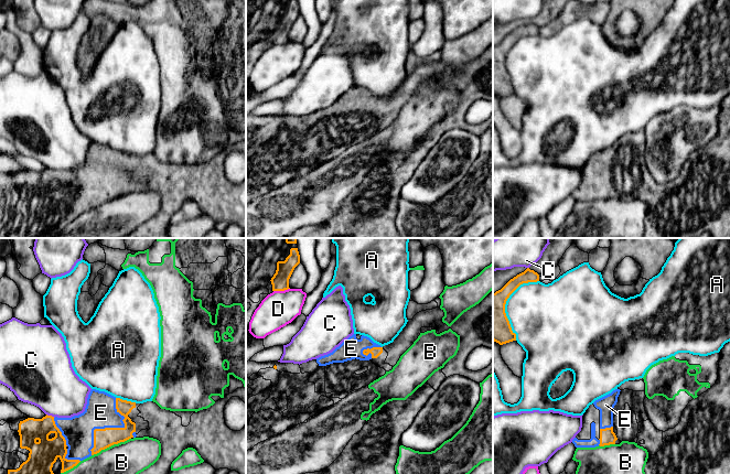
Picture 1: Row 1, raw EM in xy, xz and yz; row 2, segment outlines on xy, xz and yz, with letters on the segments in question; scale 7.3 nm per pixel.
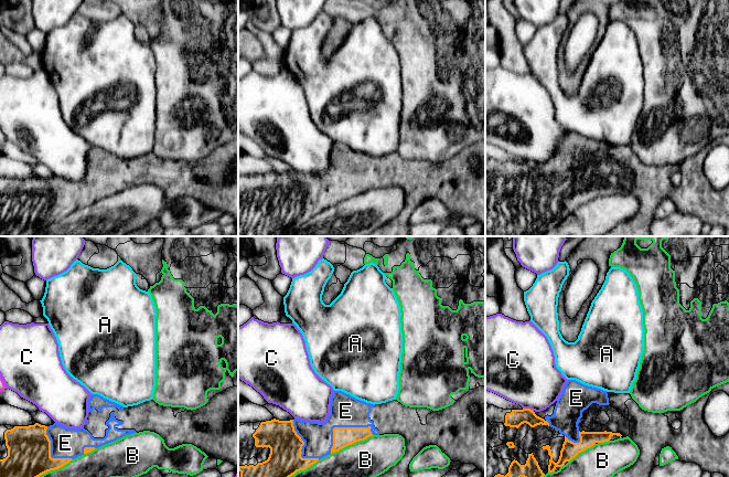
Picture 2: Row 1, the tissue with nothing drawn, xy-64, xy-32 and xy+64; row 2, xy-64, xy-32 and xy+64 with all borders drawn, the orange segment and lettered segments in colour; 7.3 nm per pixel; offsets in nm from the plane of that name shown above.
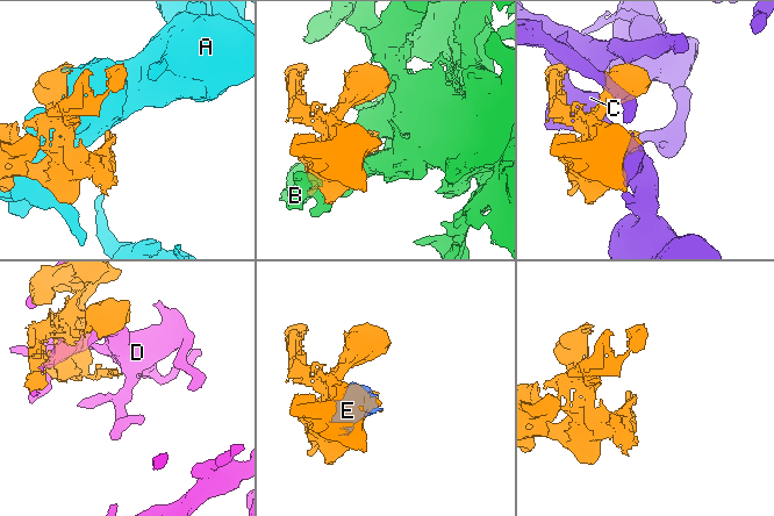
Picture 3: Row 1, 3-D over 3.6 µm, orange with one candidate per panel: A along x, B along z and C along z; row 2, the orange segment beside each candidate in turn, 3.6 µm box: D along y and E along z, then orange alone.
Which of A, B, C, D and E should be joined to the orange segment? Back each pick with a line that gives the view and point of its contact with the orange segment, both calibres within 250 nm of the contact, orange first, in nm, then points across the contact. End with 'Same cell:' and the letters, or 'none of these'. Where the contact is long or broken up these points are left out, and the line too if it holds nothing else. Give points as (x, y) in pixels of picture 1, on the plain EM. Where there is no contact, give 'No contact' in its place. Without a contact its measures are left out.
E: Touches orange at xy (110, 181). Thickness 140 nm (orange) against 240 nm
Same cell: E

